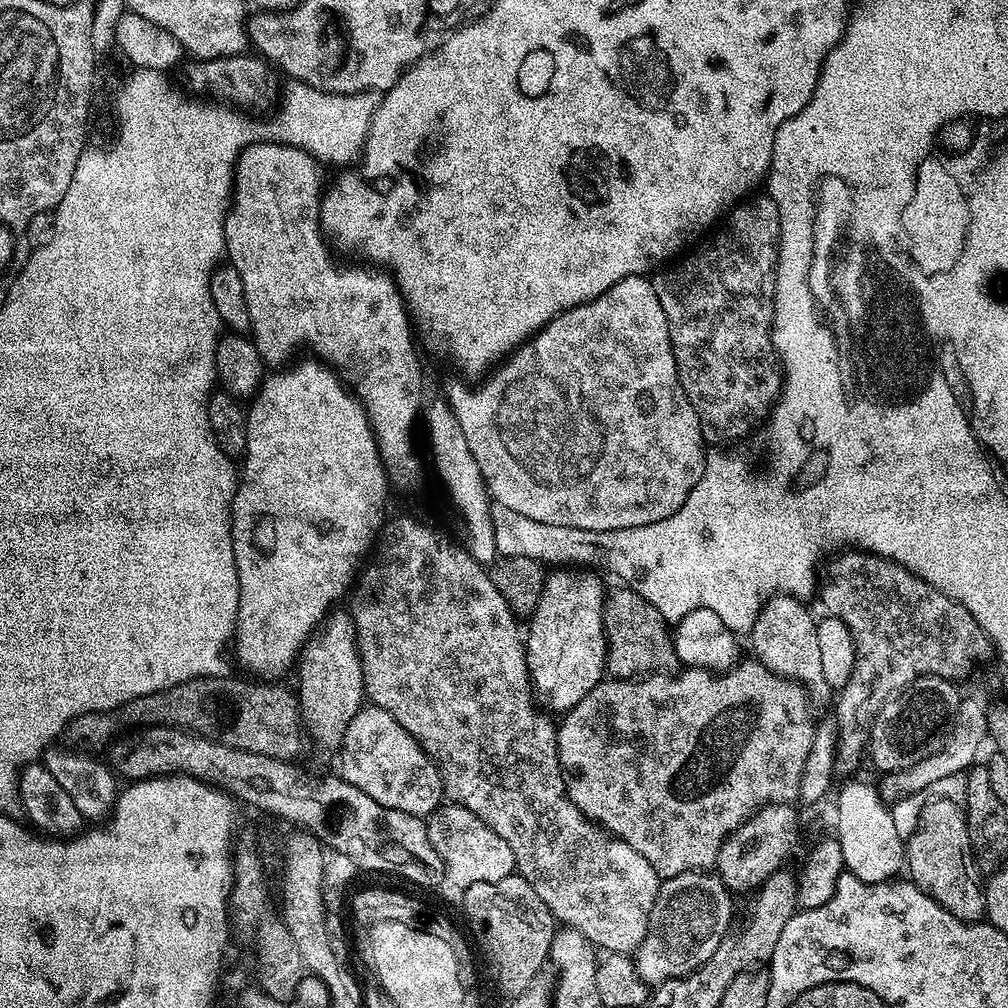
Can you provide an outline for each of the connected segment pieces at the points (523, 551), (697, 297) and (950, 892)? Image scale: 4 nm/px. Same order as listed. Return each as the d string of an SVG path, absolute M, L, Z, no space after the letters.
M496 504L492 508L492 520L494 541L497 543L496 550L500 556L532 558L548 566L568 566L570 562L597 565L601 563L600 551L604 544L604 532L534 522L534 518L526 518L526 514L518 514L518 510L510 510L501 504Z
M755 196L731 209L705 244L697 243L689 256L673 259L651 277L654 294L662 302L662 314L666 314L682 390L686 390L686 398L690 398L690 406L698 414L705 441L712 446L731 445L728 443L738 439L748 424L760 419L761 423L780 399L782 369L772 341L780 215L771 196Z
M935 798L920 811L920 823L906 840L906 872L912 883L930 894L938 906L950 910L954 918L969 922L985 919L985 881L976 865L967 833L965 810L955 799Z

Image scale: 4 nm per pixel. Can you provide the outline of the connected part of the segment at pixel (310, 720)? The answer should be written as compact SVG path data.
M333 610L324 618L324 623L312 633L312 637L304 643L304 649L300 652L298 669L300 668L300 688L298 687L298 699L300 702L300 715L304 721L307 735L324 752L335 753L343 742L350 720L358 714L360 708L366 704L364 695L364 675L362 674L362 662L360 651L356 641L356 623L352 621L351 611Z

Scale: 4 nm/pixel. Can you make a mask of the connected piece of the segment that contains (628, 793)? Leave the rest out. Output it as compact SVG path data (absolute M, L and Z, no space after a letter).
M755 658L741 659L725 672L715 674L706 668L685 667L680 671L675 674L644 674L635 679L605 678L598 686L594 686L594 690L590 690L590 694L586 694L586 698L582 698L582 702L578 702L578 706L563 713L561 720L564 721L559 721L556 733L561 765L569 773L580 772L576 780L567 781L568 797L582 809L589 820L599 822L605 832L634 846L634 850L638 850L638 854L642 854L642 858L646 858L650 866L656 868L661 878L711 869L728 833L733 832L743 820L754 815L765 804L795 801L800 795L802 766L806 766L806 754L810 754L810 742L814 742L817 725L817 721L812 720L814 705L808 699L804 685L799 680L774 674Z

